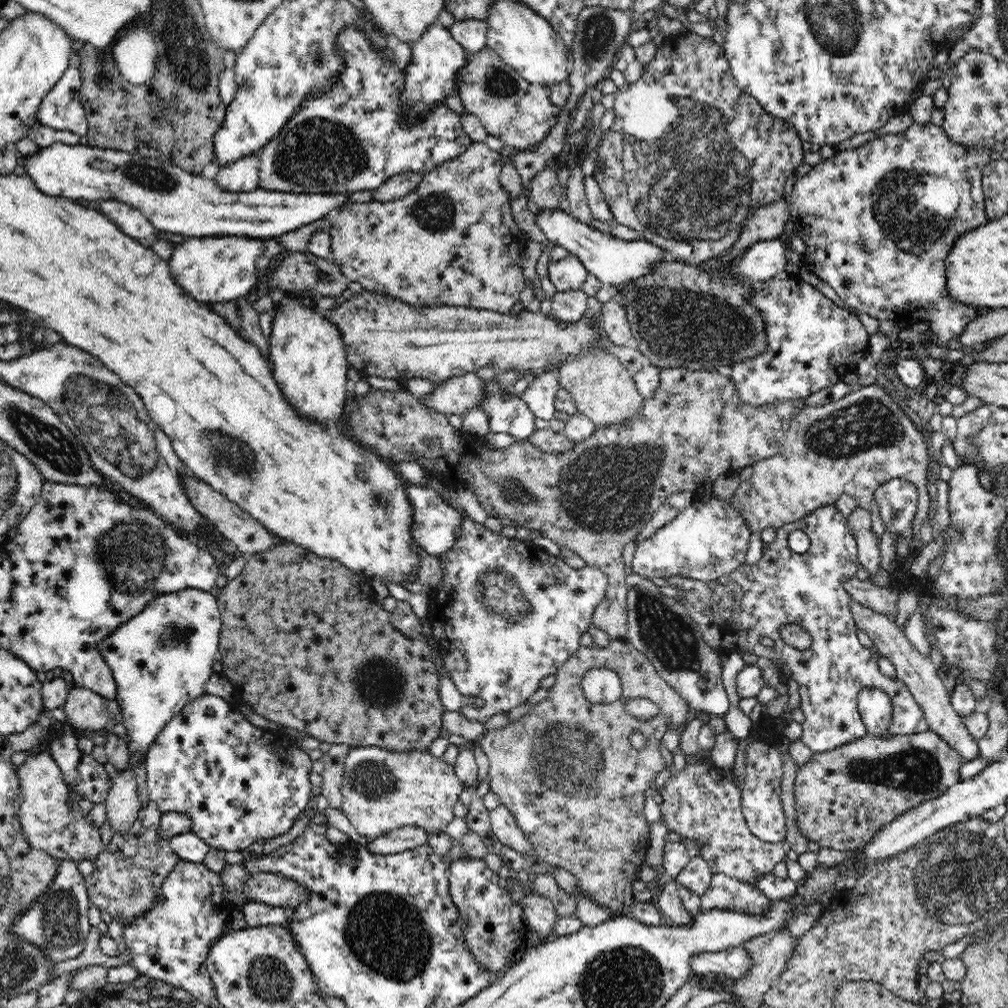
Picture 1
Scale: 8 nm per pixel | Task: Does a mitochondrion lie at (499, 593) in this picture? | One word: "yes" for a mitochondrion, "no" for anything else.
yes

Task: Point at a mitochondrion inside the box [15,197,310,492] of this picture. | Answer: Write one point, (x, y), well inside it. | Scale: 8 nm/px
(117, 431)

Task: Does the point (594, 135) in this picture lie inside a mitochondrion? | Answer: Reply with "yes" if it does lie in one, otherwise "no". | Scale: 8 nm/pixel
no

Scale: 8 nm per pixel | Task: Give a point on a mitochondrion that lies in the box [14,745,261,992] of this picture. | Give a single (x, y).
(60, 920)

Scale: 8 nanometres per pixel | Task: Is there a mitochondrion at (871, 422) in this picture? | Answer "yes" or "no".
yes

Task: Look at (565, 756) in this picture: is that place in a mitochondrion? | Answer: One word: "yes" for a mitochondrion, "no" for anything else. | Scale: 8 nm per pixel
yes

